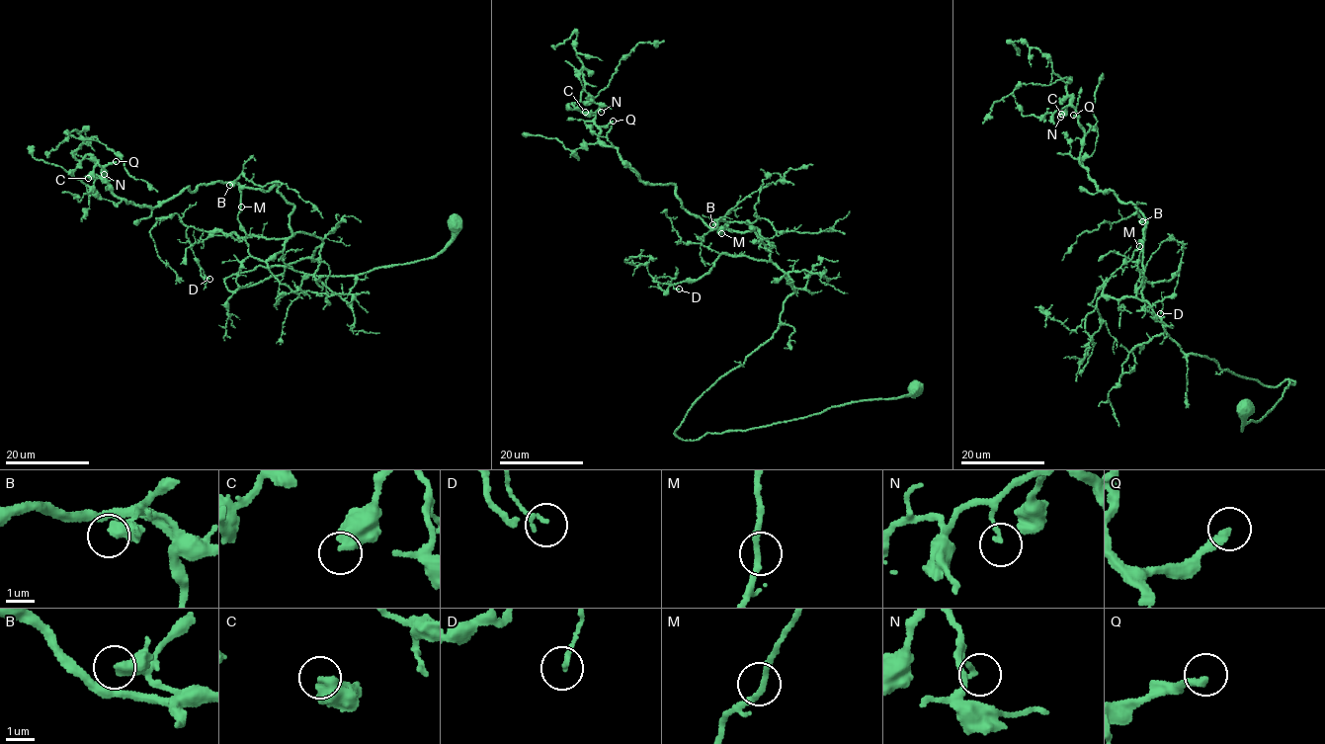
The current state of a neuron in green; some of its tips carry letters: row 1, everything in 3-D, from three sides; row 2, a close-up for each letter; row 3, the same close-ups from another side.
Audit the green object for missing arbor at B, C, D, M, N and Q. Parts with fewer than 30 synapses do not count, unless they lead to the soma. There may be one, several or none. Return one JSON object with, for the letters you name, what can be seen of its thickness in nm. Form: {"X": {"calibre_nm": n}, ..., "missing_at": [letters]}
{"Q": {"calibre_nm": 280}, "missing_at": ["Q"]}

